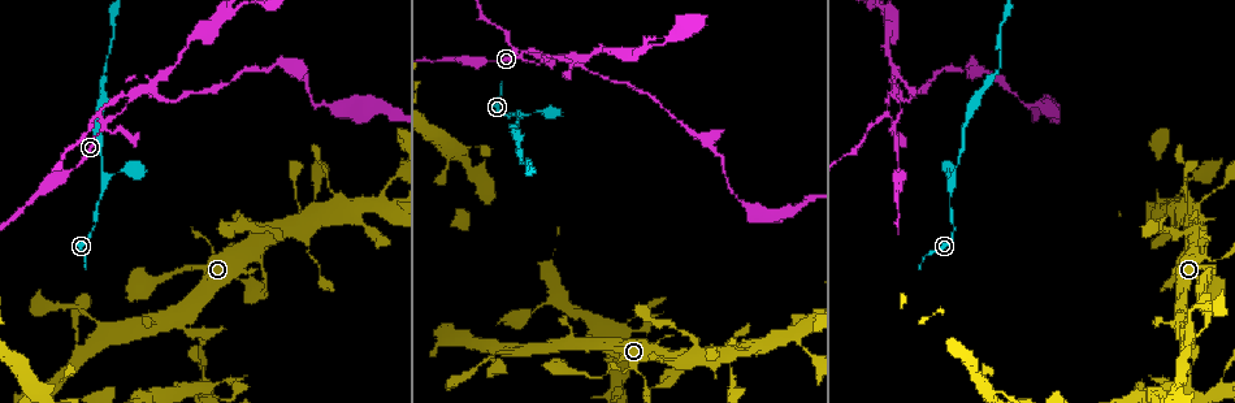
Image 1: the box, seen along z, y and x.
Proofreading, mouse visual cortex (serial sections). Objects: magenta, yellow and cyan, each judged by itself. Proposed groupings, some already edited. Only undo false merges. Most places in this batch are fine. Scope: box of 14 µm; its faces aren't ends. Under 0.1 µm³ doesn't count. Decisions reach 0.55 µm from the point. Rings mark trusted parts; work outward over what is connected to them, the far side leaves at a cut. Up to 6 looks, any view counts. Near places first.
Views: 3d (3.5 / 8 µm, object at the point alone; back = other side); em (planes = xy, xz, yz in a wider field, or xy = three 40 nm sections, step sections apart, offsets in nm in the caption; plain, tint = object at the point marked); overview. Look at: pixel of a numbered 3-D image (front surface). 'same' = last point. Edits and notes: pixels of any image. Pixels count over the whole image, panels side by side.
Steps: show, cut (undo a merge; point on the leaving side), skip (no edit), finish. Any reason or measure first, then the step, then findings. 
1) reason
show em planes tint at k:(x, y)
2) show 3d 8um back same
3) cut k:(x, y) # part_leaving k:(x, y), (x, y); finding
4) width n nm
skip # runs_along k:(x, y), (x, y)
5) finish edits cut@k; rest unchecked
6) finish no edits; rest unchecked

three-way junction
show 3d 3.5um at 1:(98, 115)

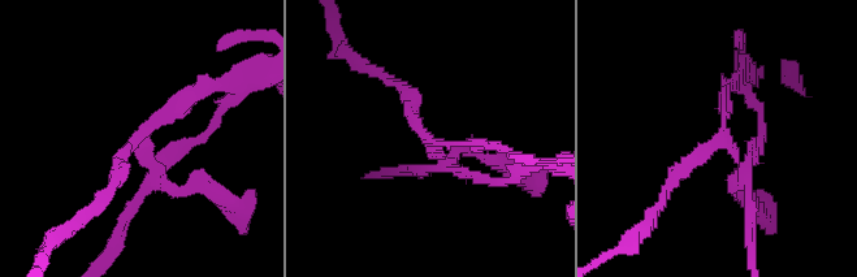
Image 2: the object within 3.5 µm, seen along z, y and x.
show em xy step 5 tint at 2:(429, 144)

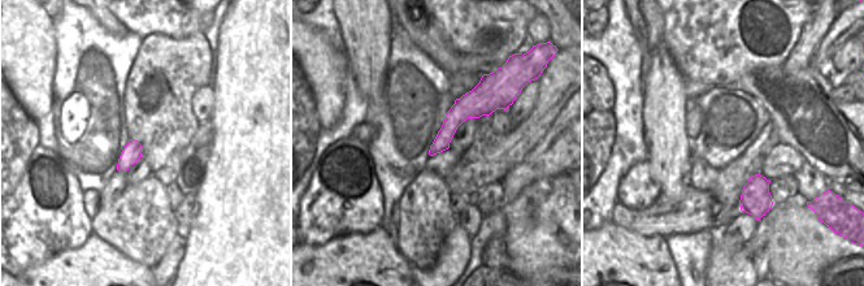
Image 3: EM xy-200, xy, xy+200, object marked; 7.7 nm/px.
cut 2:(148, 125) # two cells meet here

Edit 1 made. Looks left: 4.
show overview

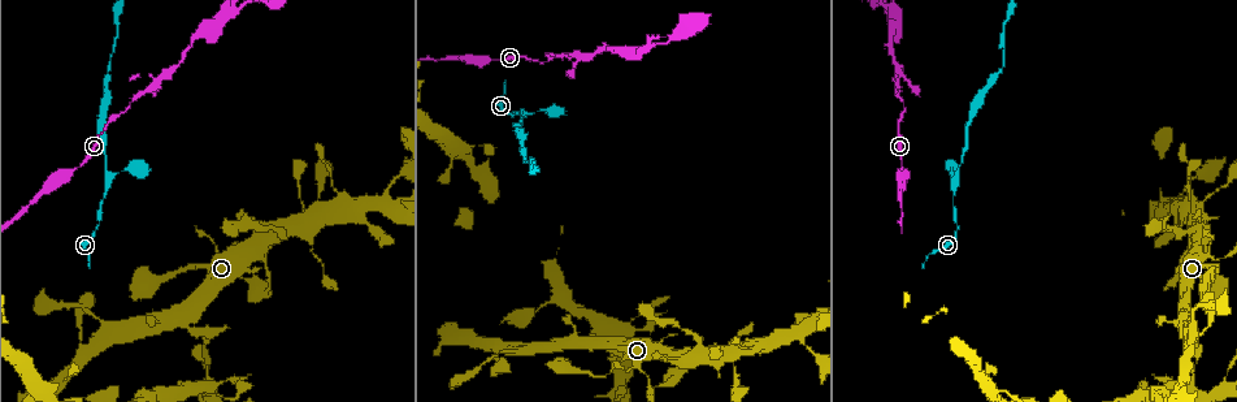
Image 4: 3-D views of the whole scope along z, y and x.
narrows sharply
show 3d 8um back at 4:(230, 6)

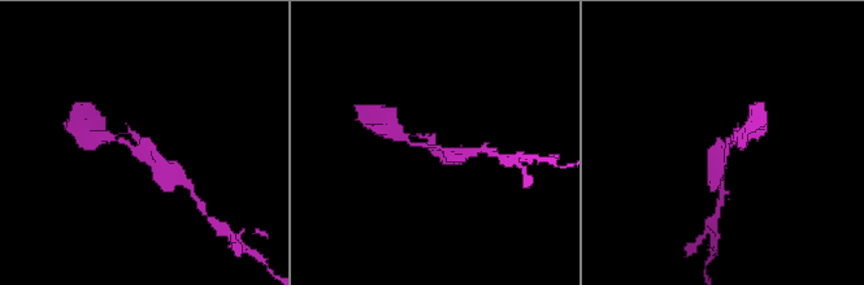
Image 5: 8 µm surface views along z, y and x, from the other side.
zoom in
show 3d 3.5um back at 5:(431, 148)

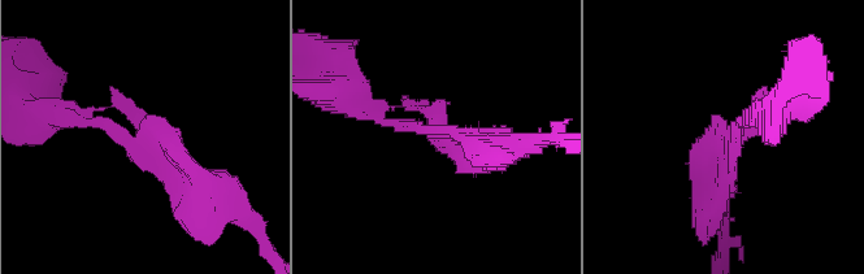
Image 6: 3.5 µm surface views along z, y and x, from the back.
shape alone is not enough
show em xy step 3 tint at 6:(731, 141)

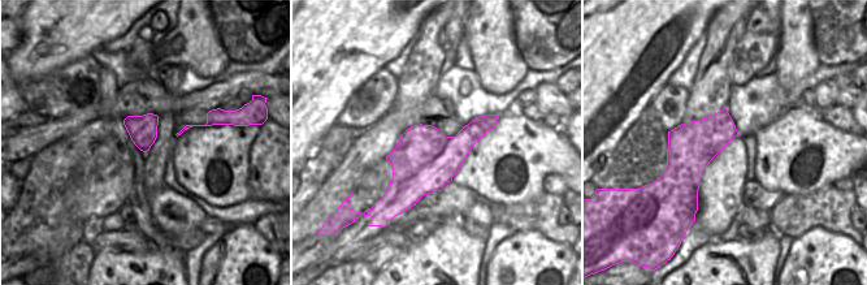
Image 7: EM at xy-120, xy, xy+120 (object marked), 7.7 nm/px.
skip # runs_along 6:(209, 195), (157, 139), (70, 114); one cell here

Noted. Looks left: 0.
finish edits cut@2; rest unchecked

